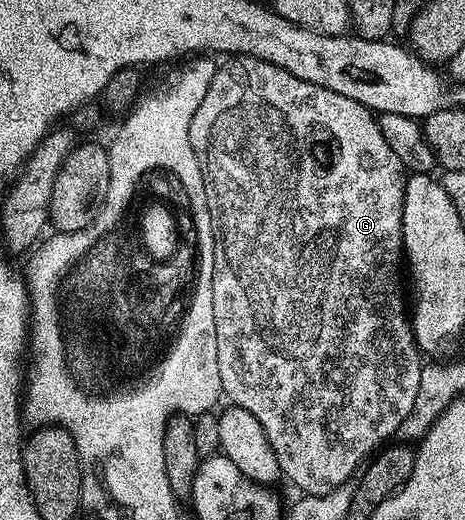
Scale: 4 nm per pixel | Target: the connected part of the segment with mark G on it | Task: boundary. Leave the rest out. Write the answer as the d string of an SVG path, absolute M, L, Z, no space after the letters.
M231 56L224 62L227 63L216 69L213 84L209 84L209 92L205 94L205 100L201 102L201 108L197 108L197 113L193 116L193 124L190 125L189 130L189 140L193 144L195 155L199 157L199 163L201 164L201 172L205 180L205 196L209 200L209 212L213 216L213 228L215 229L215 245L213 247L215 255L210 255L209 258L209 261L213 264L213 280L209 285L213 288L213 324L217 327L217 368L221 371L221 384L223 385L226 401L232 406L240 406L251 412L265 430L265 434L273 446L273 452L276 453L282 477L286 480L288 478L303 494L328 494L333 492L333 488L350 483L356 477L360 467L384 443L396 437L398 426L413 409L414 400L417 398L421 383L421 372L425 362L421 357L420 348L415 342L415 334L411 331L408 303L407 306L403 303L405 274L401 267L405 262L403 256L403 197L405 196L405 184L407 183L405 167L403 161L397 156L397 152L393 152L393 148L389 148L385 136L381 136L381 128L376 115L372 111L366 110L361 104L357 104L357 100L349 100L349 96L337 96L337 92L333 92L329 88L321 88L317 84L297 80L297 76L285 72L285 68L277 68L265 60Z

